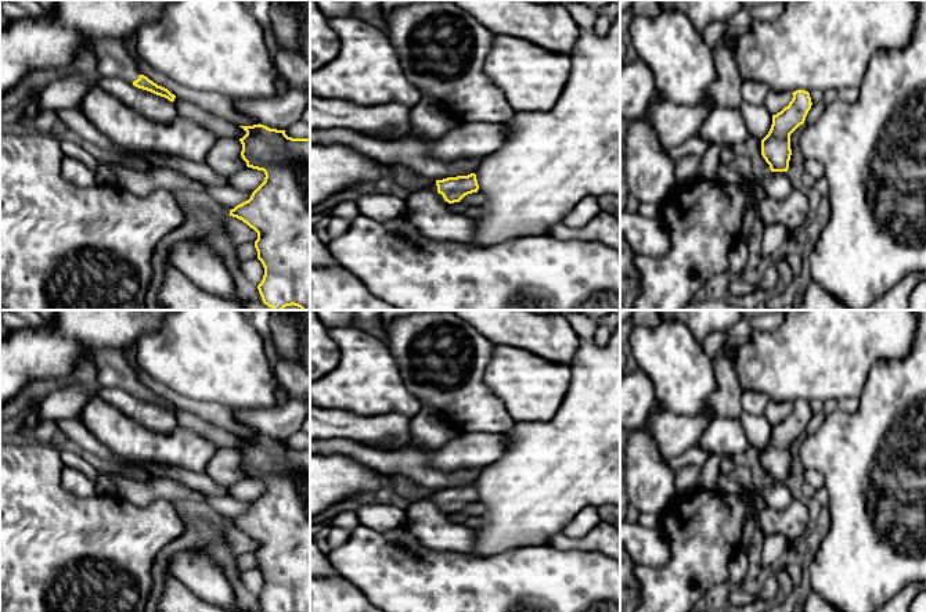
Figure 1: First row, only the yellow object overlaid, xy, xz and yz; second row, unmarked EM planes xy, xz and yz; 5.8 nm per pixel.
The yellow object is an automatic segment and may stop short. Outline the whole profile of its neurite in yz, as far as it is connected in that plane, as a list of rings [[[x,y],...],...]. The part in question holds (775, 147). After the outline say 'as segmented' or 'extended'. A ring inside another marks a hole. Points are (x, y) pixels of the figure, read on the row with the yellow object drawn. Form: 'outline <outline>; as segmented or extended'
outline [[[796,90],[792,94],[789,105],[772,115],[771,129],[761,140],[761,155],[771,172],[788,172],[792,155],[790,134],[804,123],[812,105],[808,91]]]; as segmented

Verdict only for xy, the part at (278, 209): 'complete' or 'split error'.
complete

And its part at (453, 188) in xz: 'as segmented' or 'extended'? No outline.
extended

